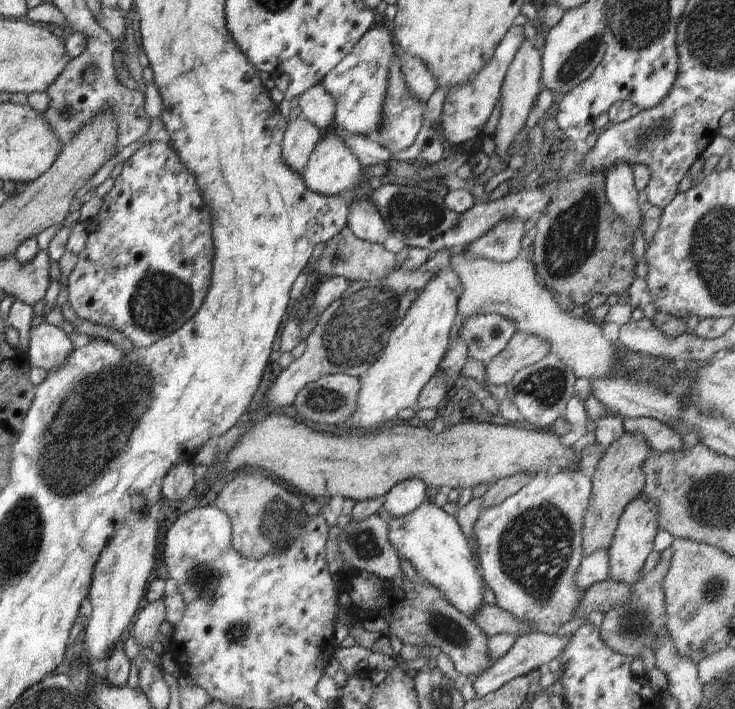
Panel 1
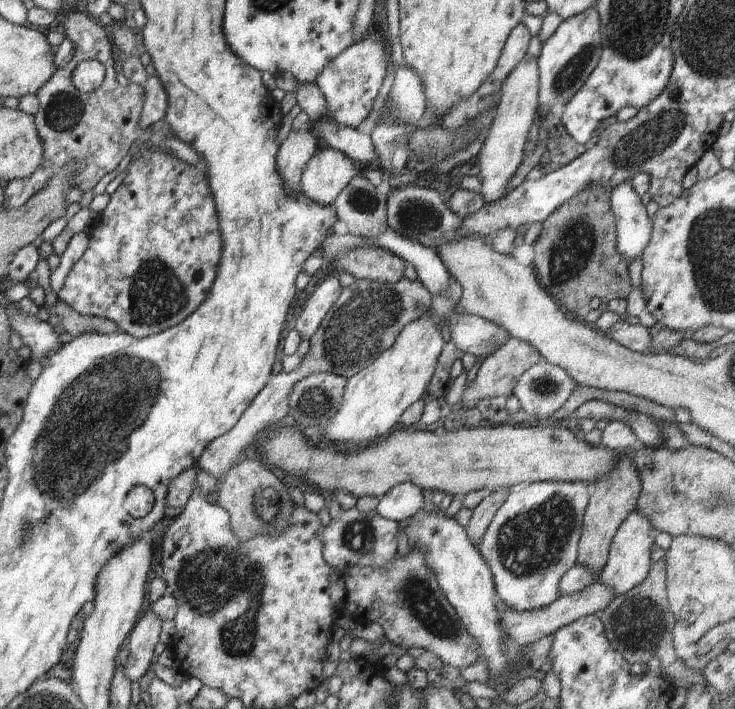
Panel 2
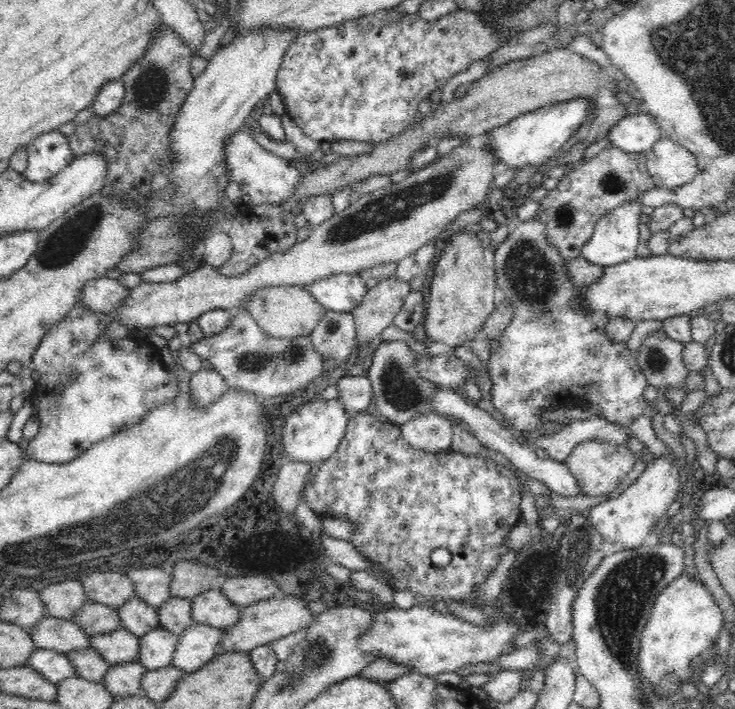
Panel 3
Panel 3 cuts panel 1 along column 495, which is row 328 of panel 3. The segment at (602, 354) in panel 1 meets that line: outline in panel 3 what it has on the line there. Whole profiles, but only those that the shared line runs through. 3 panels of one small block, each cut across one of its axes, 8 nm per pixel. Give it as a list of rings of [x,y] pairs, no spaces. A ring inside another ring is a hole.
[[[286,285],[269,286],[257,290],[252,294],[243,307],[250,312],[252,318],[260,328],[274,338],[295,339],[299,336],[308,336],[320,322],[326,308],[316,302],[305,287],[291,287]]]

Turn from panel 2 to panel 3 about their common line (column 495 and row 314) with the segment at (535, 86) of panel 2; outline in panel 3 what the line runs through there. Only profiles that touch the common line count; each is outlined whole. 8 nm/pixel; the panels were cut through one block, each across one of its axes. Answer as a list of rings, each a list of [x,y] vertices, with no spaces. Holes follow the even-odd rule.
[[[469,144],[467,146],[460,146],[455,148],[449,155],[446,155],[442,158],[437,158],[437,160],[433,161],[431,164],[422,167],[418,170],[412,170],[409,172],[408,176],[404,178],[402,181],[398,183],[390,183],[383,188],[379,188],[374,190],[374,192],[364,193],[360,195],[360,198],[356,200],[356,202],[352,202],[349,206],[339,213],[332,214],[332,218],[328,218],[326,222],[322,224],[311,225],[311,230],[308,238],[304,241],[296,241],[292,246],[290,246],[290,250],[284,250],[284,252],[274,252],[272,256],[268,256],[266,260],[262,260],[262,262],[258,262],[256,266],[250,266],[250,270],[248,272],[244,272],[244,274],[240,274],[240,276],[224,276],[220,274],[219,267],[210,266],[208,264],[201,264],[196,270],[185,274],[183,277],[177,278],[173,282],[144,282],[138,284],[136,288],[131,289],[130,297],[124,301],[124,304],[114,312],[112,315],[112,321],[118,320],[121,323],[129,328],[129,330],[134,329],[138,332],[144,334],[147,331],[152,331],[154,328],[158,326],[168,326],[175,325],[177,322],[196,322],[197,318],[204,314],[204,312],[208,312],[209,310],[235,310],[237,307],[243,306],[244,302],[248,302],[250,298],[252,298],[252,294],[254,292],[258,292],[258,289],[269,287],[269,286],[280,286],[286,285],[291,287],[305,287],[306,285],[311,285],[315,282],[315,280],[321,278],[328,278],[333,274],[360,274],[360,272],[366,272],[370,268],[374,268],[374,266],[378,266],[378,264],[386,264],[390,262],[396,262],[402,260],[402,258],[406,258],[406,256],[410,256],[412,252],[416,252],[416,250],[420,250],[422,246],[432,242],[436,239],[436,236],[442,232],[442,230],[446,230],[453,226],[453,221],[462,214],[462,212],[466,212],[466,210],[472,210],[472,208],[482,208],[482,204],[487,201],[488,195],[490,194],[491,189],[494,187],[494,170],[496,170],[496,165],[499,164],[497,162],[497,157],[494,150],[491,148],[472,148]]]

